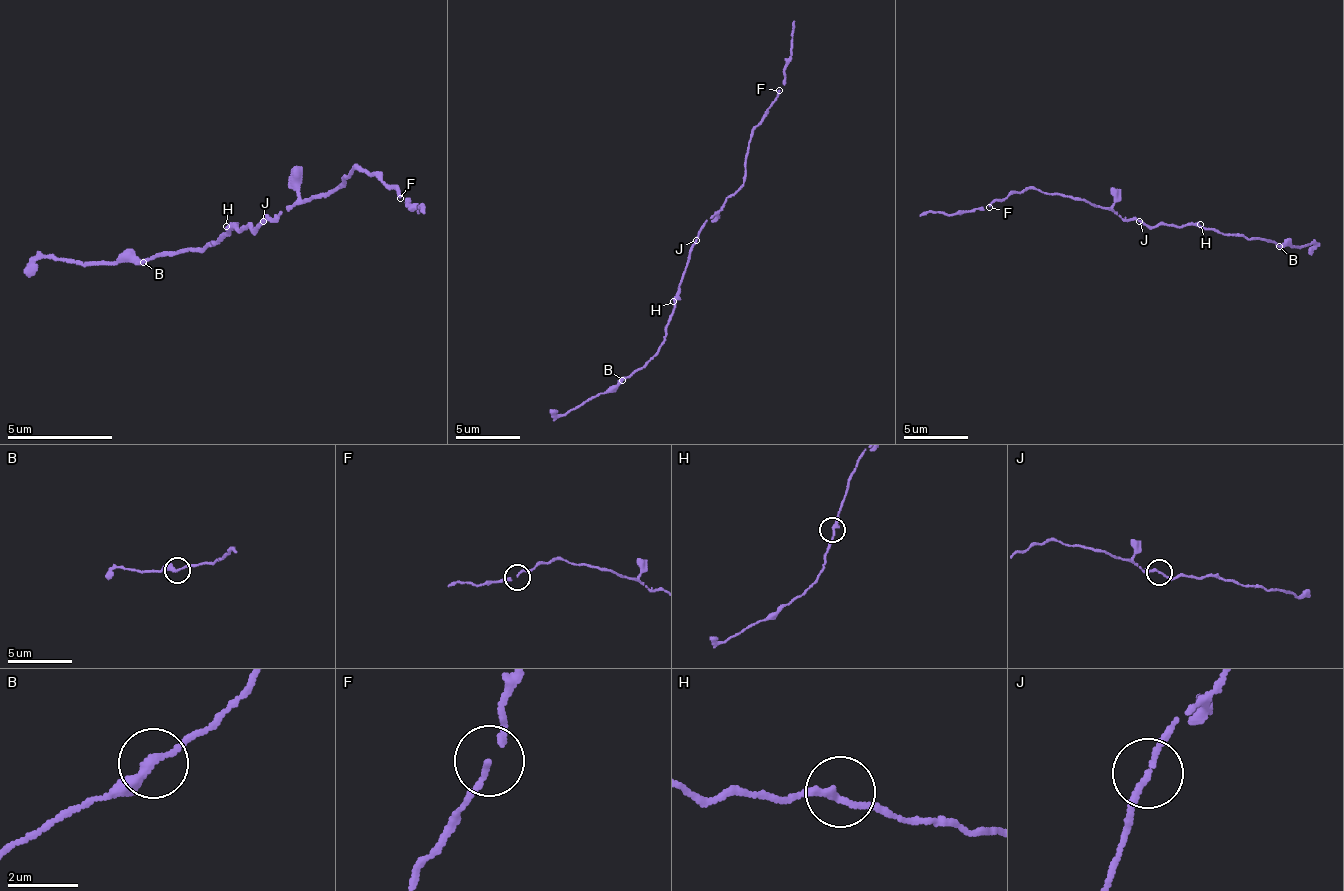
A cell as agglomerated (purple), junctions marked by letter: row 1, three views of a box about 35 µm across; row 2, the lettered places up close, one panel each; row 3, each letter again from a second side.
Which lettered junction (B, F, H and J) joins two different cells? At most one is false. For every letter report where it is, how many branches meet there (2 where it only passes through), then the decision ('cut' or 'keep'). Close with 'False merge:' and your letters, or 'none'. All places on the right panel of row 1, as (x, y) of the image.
B: place (1279, 246); branches 2; keep
F: place (989, 207); branches 2; keep
H: place (1200, 224); branches 2; keep
J: place (1139, 221); branches 2; keep
False merge: none

